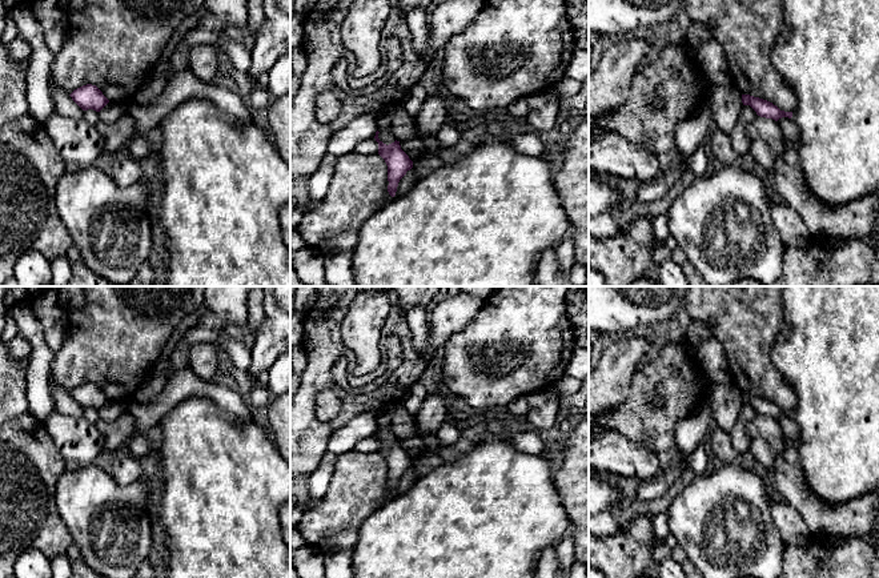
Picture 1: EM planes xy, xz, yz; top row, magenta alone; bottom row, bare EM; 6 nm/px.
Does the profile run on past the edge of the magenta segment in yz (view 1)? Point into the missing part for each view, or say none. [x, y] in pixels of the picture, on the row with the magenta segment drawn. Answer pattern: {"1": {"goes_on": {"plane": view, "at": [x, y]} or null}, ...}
{"1": {"goes_on": null}}

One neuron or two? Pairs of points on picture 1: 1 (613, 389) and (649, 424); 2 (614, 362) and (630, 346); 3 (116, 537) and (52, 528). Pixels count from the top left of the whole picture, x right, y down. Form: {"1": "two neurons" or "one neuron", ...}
{"1": "two neurons", "2": "one neuron", "3": "two neurons"}

